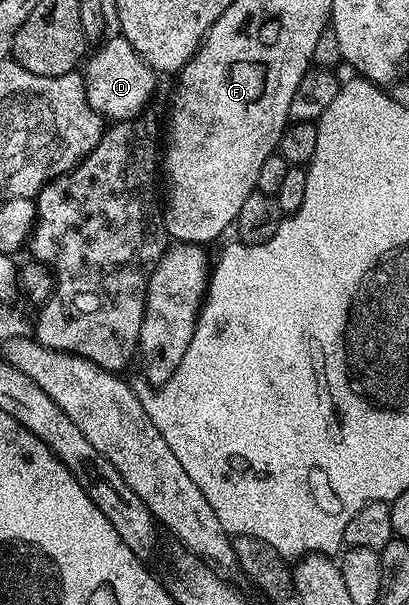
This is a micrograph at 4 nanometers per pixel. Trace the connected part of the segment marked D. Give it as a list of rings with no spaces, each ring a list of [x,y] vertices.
[[[123,35],[103,39],[97,47],[99,48],[95,50],[94,57],[85,61],[87,64],[84,77],[88,106],[110,122],[133,120],[154,96],[156,73]]]

